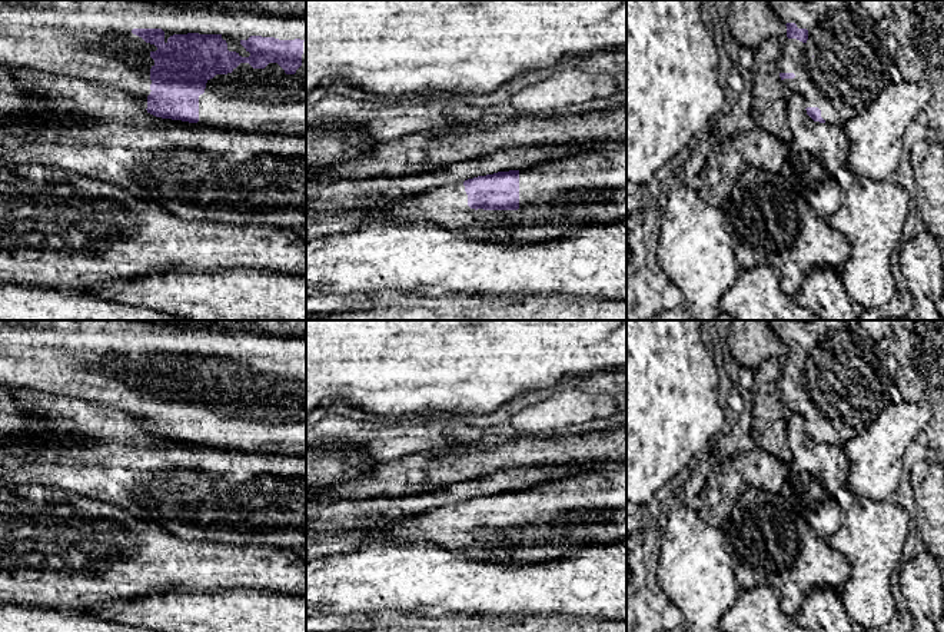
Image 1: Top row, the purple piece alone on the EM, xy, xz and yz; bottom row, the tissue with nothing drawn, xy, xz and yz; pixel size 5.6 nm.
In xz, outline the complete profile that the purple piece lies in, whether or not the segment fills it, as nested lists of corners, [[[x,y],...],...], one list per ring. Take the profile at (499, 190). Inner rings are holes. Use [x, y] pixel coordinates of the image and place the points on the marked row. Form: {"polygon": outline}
{"polygon": [[[609,143],[598,150],[571,154],[522,170],[498,172],[408,196],[380,209],[376,220],[388,223],[432,222],[472,239],[509,246],[535,245],[568,236],[585,226],[626,219],[626,144]]]}

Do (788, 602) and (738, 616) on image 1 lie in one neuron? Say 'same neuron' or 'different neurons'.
different neurons

